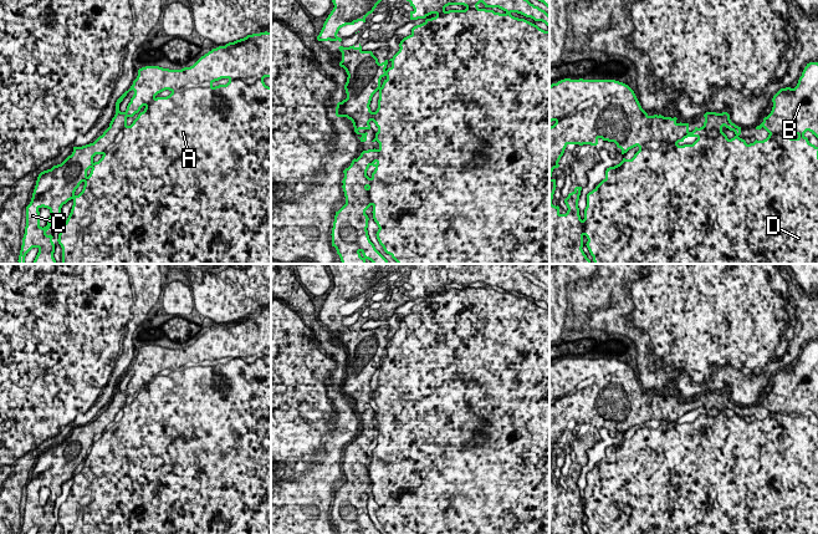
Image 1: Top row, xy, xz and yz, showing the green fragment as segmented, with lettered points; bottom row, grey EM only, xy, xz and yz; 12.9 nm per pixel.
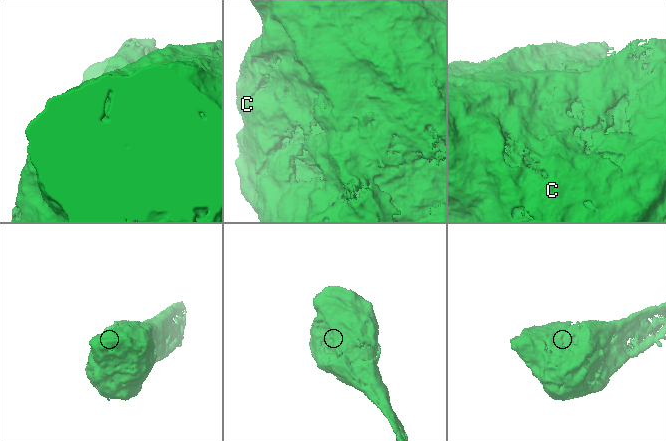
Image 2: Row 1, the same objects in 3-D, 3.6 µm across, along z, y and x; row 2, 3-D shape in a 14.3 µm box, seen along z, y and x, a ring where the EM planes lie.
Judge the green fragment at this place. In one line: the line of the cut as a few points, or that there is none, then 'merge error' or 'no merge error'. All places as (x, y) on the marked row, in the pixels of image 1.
no cut; no merge error

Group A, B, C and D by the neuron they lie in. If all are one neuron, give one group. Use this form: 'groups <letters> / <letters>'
groups A B C D

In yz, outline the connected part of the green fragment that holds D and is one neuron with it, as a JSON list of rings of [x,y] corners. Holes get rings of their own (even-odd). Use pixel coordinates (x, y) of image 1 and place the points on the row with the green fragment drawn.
[[[809,62],[804,67],[802,76],[794,88],[781,88],[772,98],[773,107],[763,122],[756,127],[762,127],[770,133],[763,141],[755,141],[747,144],[740,138],[741,127],[731,122],[727,112],[706,112],[704,126],[692,132],[689,123],[678,123],[676,117],[664,117],[661,115],[649,116],[640,106],[634,91],[625,83],[615,80],[571,80],[564,78],[549,86],[549,122],[556,123],[549,127],[549,264],[592,264],[583,251],[583,237],[586,235],[587,248],[593,256],[593,264],[818,264],[818,147],[812,144],[804,136],[807,131],[818,138],[818,62]],[[687,137],[696,137],[692,144],[679,146]],[[598,139],[614,142],[622,149],[622,154],[634,147],[639,151],[632,159],[625,159],[605,171],[605,178],[587,194],[587,207],[584,219],[581,219],[578,200],[582,187],[576,187],[564,199],[568,208],[566,214],[559,213],[559,207],[552,204],[556,190],[556,179],[552,172],[558,168],[559,159],[568,144],[597,146]]]

